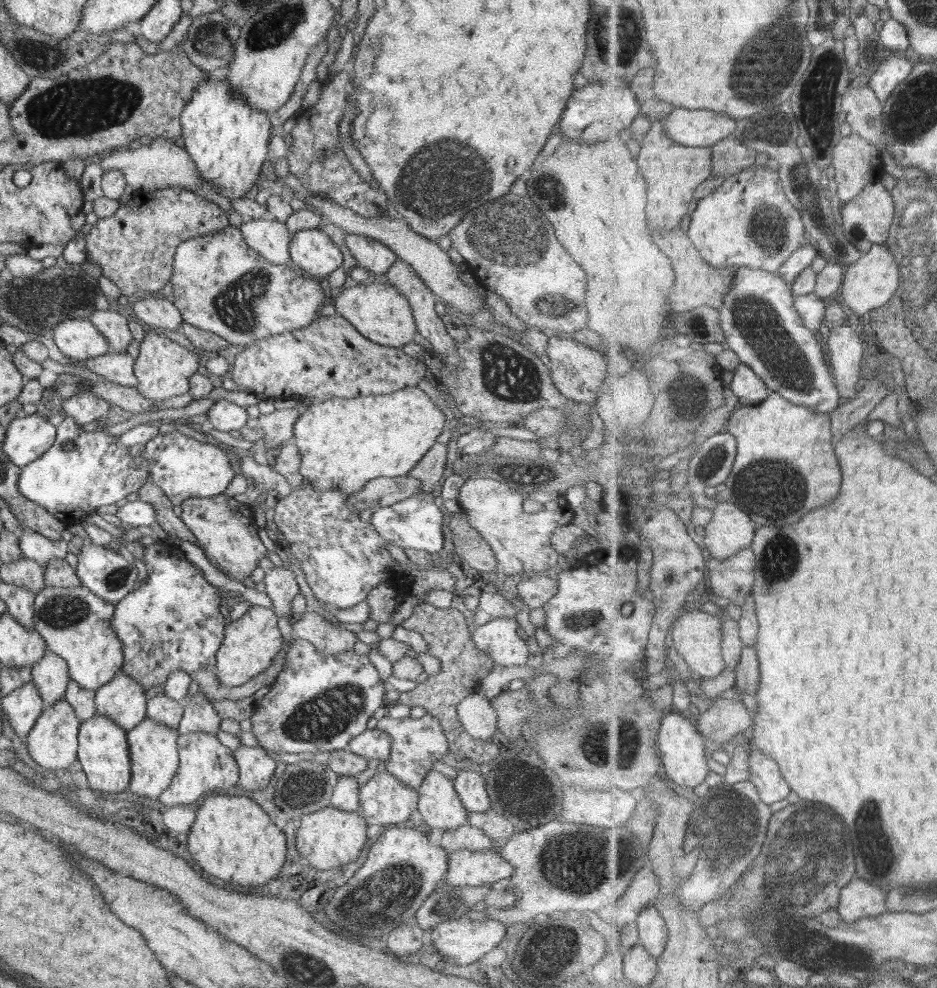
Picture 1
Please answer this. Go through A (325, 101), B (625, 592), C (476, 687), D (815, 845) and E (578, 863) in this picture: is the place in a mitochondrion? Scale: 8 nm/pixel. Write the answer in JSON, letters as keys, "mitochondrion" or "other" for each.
{"A":"other","B":"other","C":"other","D":"mitochondrion","E":"mitochondrion"}

